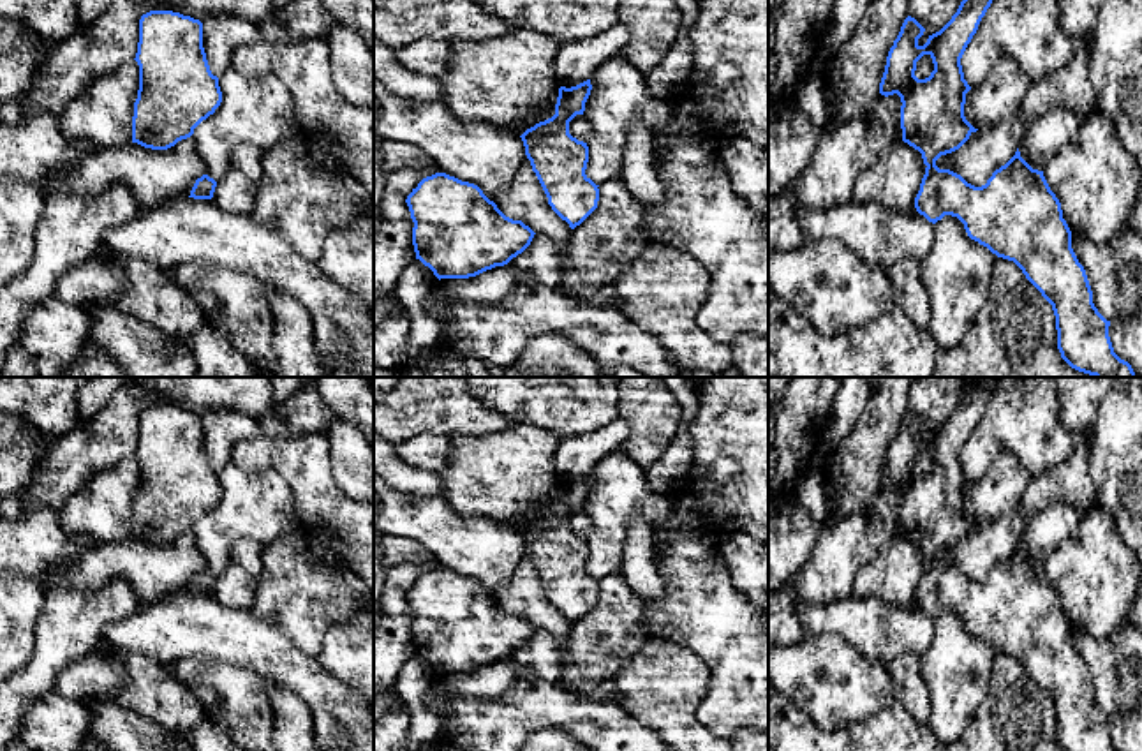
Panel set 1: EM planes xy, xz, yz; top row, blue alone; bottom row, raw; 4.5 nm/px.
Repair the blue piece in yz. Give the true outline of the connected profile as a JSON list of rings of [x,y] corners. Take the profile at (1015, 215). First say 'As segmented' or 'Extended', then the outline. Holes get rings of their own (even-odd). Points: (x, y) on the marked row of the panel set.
As segmented. [[[962,0],[952,19],[936,33],[929,35],[923,46],[918,39],[925,28],[911,16],[908,16],[901,26],[894,46],[888,51],[885,72],[879,83],[879,93],[888,97],[897,93],[901,97],[901,129],[902,141],[922,153],[925,175],[920,183],[920,190],[915,197],[915,208],[929,222],[936,224],[945,215],[957,217],[968,233],[968,236],[980,245],[987,247],[997,257],[1013,261],[1026,279],[1042,293],[1042,296],[1052,305],[1057,330],[1057,349],[1061,358],[1075,370],[1094,376],[1094,377],[1137,377],[1131,365],[1121,360],[1112,347],[1109,337],[1110,321],[1107,321],[1093,303],[1093,291],[1086,275],[1084,266],[1079,263],[1072,249],[1072,231],[1063,219],[1061,203],[1050,190],[1043,171],[1033,169],[1017,148],[1015,155],[999,169],[992,173],[985,185],[975,187],[968,183],[960,175],[950,169],[939,169],[936,160],[941,155],[959,150],[975,129],[964,116],[966,93],[971,90],[964,79],[960,58],[978,30],[982,18],[990,7],[992,0]],[[929,55],[934,63],[934,71],[929,78],[918,79],[915,76],[916,62]]]

